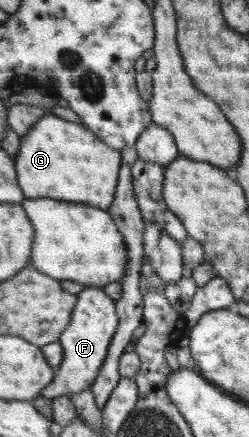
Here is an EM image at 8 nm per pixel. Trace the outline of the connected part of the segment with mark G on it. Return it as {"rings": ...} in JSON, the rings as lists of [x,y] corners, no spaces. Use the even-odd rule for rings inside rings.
{"rings":[[[47,114],[20,137],[16,171],[25,198],[81,202],[107,211],[116,197],[121,170],[120,151],[105,145],[83,124]]]}

